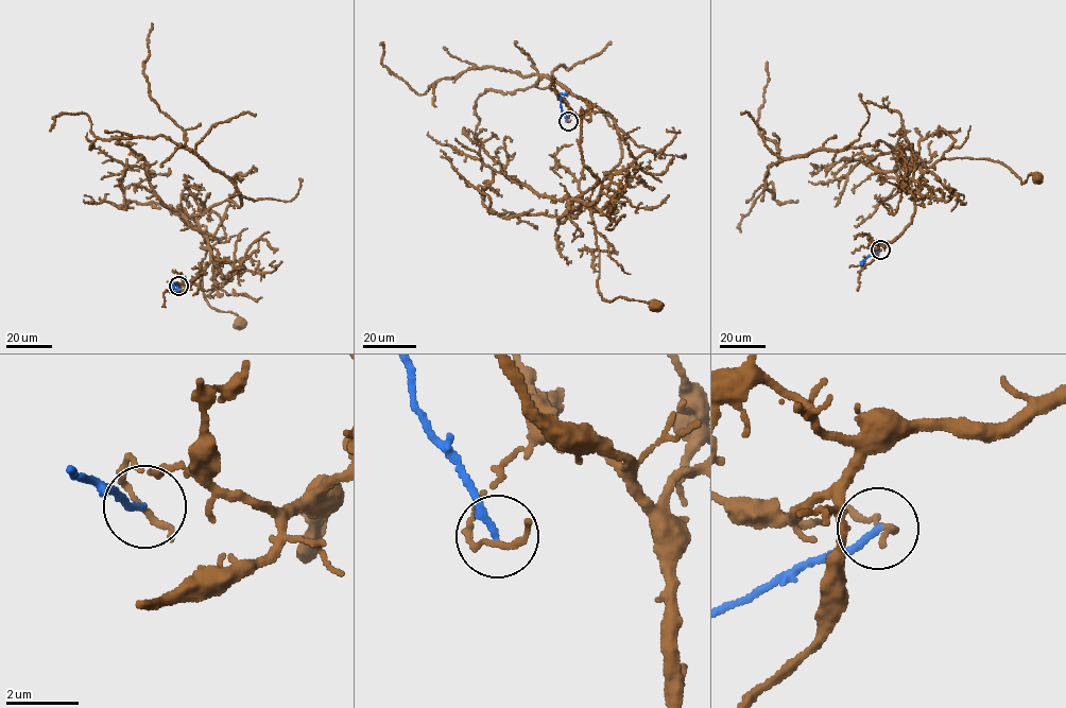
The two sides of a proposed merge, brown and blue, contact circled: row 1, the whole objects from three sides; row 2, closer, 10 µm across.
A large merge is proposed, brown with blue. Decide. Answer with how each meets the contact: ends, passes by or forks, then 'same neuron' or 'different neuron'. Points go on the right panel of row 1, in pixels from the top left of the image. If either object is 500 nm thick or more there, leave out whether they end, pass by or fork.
brown passes by; blue ends; different neuron

